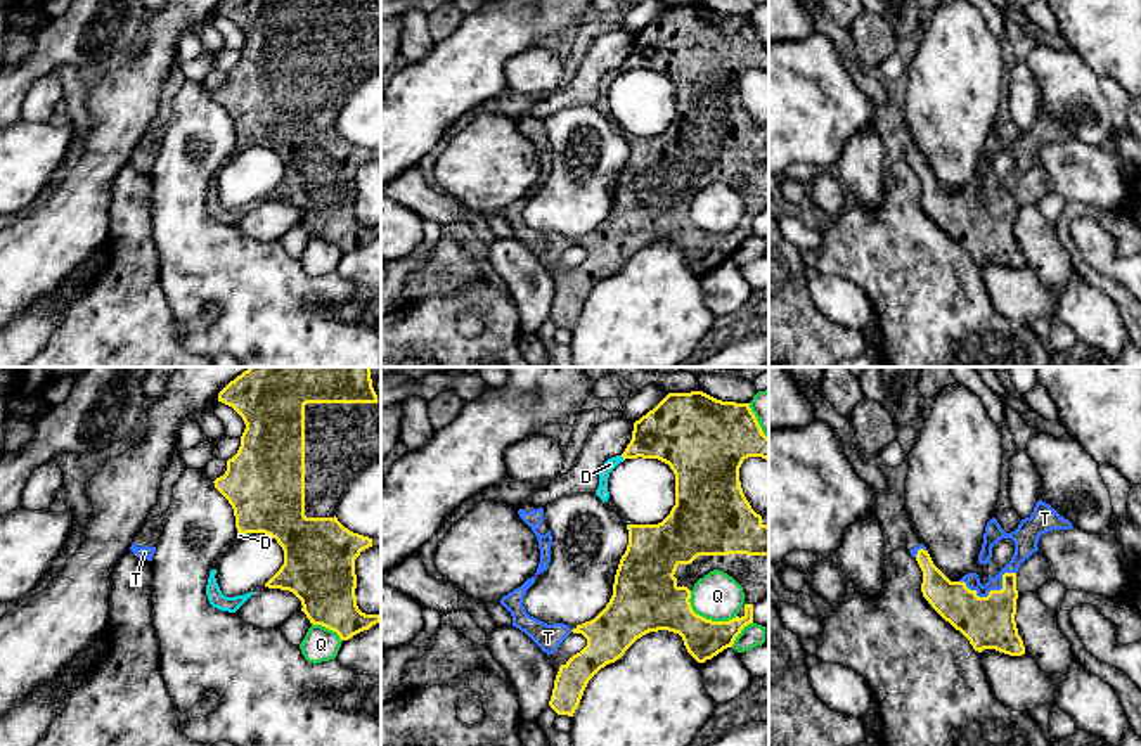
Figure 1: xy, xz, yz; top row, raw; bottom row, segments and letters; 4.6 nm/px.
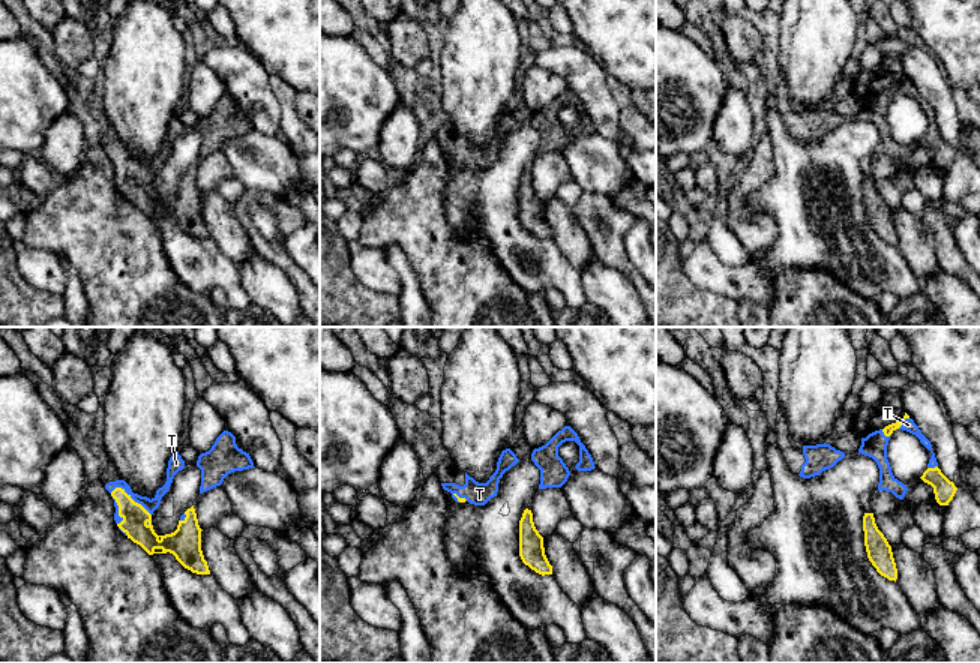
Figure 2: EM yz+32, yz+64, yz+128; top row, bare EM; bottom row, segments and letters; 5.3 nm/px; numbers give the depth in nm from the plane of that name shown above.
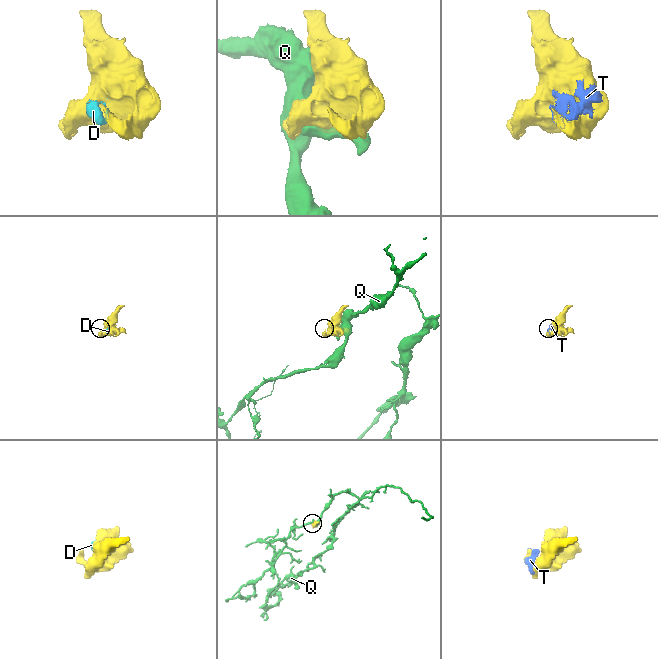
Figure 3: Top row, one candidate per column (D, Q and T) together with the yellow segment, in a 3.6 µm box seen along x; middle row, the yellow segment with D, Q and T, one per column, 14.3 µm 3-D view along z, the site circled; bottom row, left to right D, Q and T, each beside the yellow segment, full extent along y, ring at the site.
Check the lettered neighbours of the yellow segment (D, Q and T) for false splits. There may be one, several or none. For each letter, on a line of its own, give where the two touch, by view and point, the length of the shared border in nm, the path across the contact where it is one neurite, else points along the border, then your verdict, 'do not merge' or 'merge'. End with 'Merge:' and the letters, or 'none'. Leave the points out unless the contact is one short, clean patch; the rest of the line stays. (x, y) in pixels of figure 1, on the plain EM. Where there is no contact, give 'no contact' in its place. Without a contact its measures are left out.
D: meets yellow in xz at (622, 68); contact 30 nm long; merge
Q: meets yellow in xz at (705, 231); contact 260 nm long; do not merge
T: meets yellow in yz at (992, 203); contact 260 nm long; merge
Merge: D, T

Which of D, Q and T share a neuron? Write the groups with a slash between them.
D T / Q

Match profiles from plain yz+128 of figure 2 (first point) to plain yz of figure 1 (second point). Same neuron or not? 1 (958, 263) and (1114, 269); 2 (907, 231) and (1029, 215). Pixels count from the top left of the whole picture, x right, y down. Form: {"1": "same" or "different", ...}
{"1": "different", "2": "same"}

